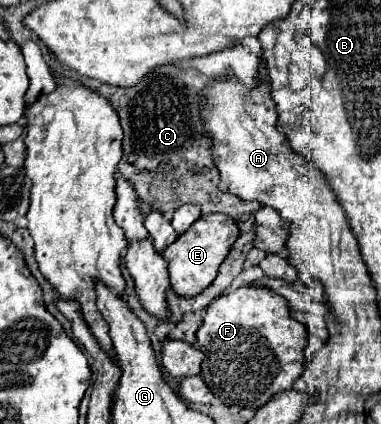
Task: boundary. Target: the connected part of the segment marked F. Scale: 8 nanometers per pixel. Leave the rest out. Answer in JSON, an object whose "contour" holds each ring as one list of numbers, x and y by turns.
{"contour":[[242,286,228,294,218,296,206,310,202,326,198,328,196,336,198,336,196,346,204,354,200,376,208,384,212,394,228,406,260,408,268,400,272,400,274,394,278,394,278,386,280,392,290,390,294,380,304,372,304,348,308,342,306,328,290,316,288,304,284,304,284,300,272,290]]}

